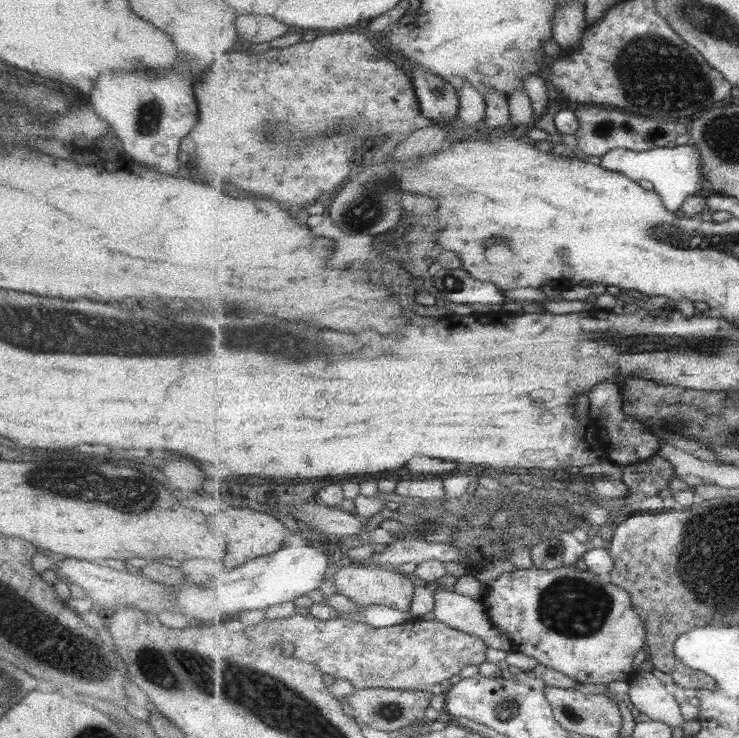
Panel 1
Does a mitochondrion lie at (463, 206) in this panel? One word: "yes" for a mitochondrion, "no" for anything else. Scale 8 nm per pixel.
no

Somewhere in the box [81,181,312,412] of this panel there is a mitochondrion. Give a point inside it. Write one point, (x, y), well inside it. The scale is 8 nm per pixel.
(234, 344)

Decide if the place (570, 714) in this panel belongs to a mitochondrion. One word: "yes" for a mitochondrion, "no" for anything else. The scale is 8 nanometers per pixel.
no

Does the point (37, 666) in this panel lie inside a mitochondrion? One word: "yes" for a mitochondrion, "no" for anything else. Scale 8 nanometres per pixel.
no

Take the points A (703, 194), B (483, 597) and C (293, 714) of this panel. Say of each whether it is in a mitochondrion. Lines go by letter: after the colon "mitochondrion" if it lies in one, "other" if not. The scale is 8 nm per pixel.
A: other
B: other
C: mitochondrion

